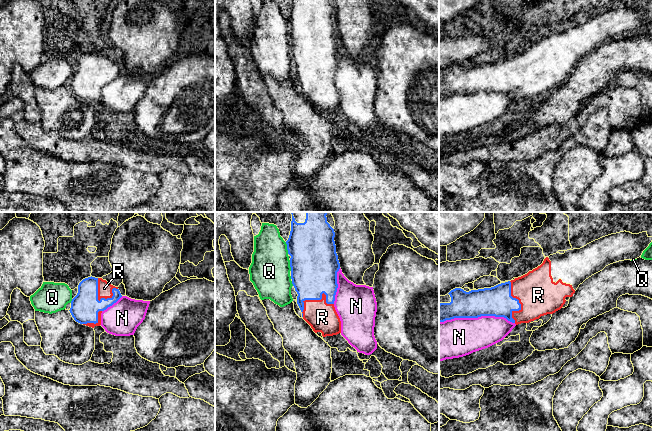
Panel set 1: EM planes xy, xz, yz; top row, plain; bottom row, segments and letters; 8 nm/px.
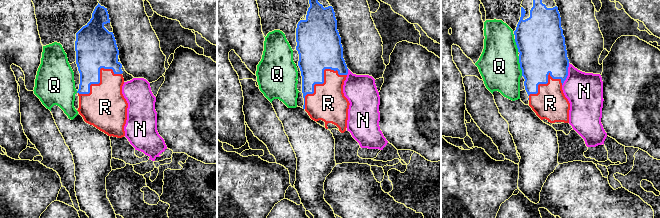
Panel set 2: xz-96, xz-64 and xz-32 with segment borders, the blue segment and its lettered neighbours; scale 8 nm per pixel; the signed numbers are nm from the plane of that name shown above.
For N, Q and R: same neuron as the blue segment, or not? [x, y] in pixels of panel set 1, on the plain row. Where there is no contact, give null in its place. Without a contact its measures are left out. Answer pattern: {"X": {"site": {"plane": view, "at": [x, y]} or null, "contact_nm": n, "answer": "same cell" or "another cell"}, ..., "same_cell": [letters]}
{"N": {"site": {"plane": "yz", "at": [477, 93]}, "contact_nm": 600, "answer": "another cell"}, "Q": {"site": {"plane": "xz", "at": [287, 24]}, "contact_nm": 100, "answer": "another cell"}, "R": {"site": {"plane": "xz", "at": [315, 75]}, "contact_nm": 280, "answer": "same cell"}, "same_cell": ["R"]}

